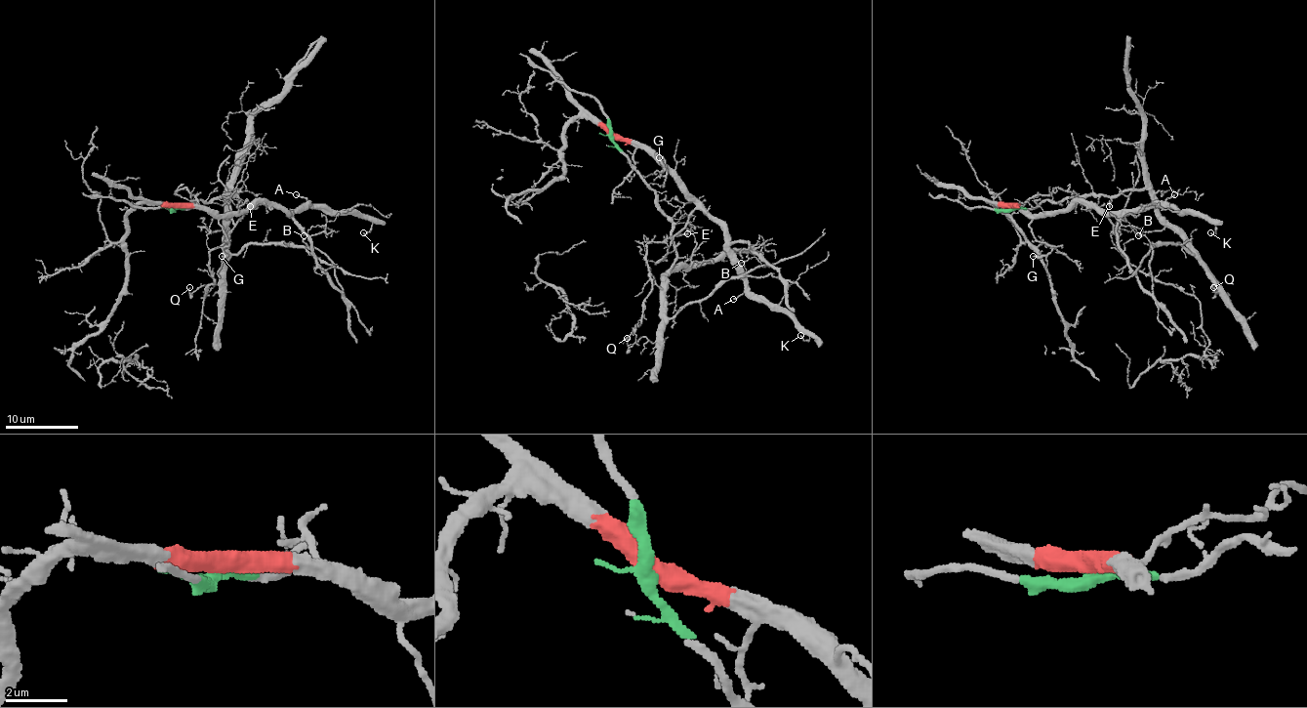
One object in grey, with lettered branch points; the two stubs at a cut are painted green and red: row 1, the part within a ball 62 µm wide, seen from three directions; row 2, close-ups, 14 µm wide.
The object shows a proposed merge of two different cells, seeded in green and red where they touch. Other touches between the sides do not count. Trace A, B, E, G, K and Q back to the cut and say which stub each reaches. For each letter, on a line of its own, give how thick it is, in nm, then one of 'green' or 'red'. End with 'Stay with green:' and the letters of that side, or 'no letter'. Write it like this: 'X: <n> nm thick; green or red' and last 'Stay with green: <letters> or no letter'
A: 130 nm thick; red
B: 90 nm thick; red
E: 150 nm thick; green
G: 200 nm thick; red
K: 120 nm thick; red
Q: 80 nm thick; green
Stay with green: E, Q

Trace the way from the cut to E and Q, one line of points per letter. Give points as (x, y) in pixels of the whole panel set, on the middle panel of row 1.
E: (613, 136), (615, 146), (655, 192), (655, 205), (673, 225), (671, 233), (687, 233)
Q: (613, 136), (655, 192), (676, 250), (662, 334), (653, 343), (640, 337), (630, 345), (628, 337)

